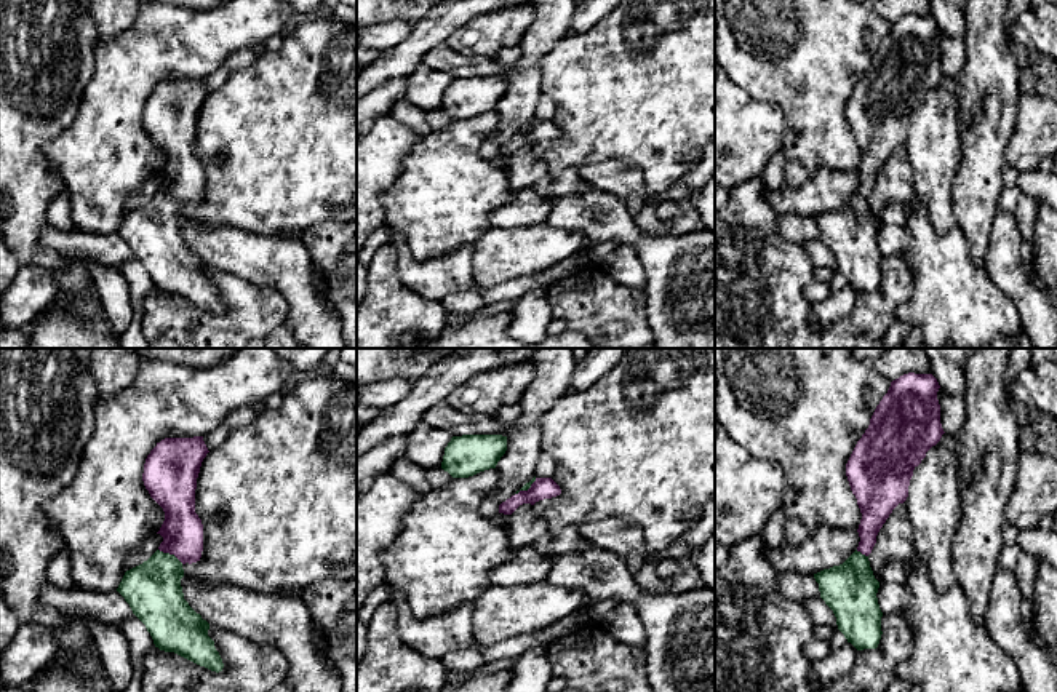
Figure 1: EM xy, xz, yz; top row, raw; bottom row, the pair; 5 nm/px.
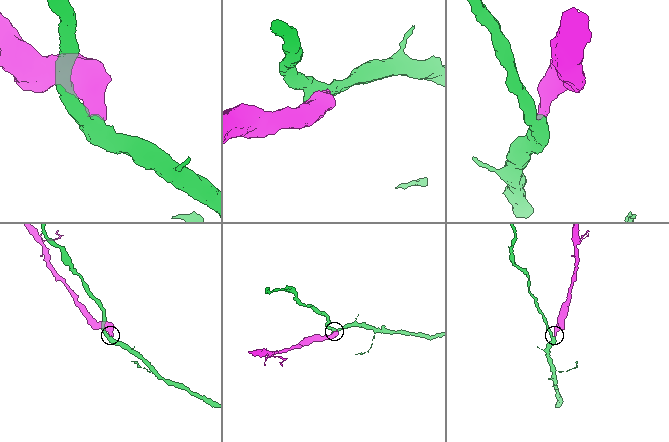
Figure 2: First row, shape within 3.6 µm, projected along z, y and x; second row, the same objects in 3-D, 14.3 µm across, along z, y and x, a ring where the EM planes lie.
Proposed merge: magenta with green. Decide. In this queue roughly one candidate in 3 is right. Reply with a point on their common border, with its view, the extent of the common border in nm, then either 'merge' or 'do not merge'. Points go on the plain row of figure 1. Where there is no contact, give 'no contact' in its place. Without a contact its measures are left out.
meets magenta in xy at (171, 195); contact 150 nm long; merge

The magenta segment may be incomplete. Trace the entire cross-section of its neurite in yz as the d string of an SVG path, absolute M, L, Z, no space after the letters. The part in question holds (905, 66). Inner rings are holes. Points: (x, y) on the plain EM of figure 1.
M908 14L892 22L846 105L846 118L862 155L857 171L860 184L843 206L824 211L814 216L814 221L820 240L836 259L838 272L857 292L876 291L883 276L883 254L876 240L880 224L873 217L868 197L892 152L907 142L913 112L945 75L940 66L939 30L932 16Z

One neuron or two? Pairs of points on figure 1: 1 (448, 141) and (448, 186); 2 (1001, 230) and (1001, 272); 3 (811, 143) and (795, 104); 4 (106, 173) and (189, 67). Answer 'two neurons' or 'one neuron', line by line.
1: one neuron
2: one neuron
3: one neuron
4: one neuron

